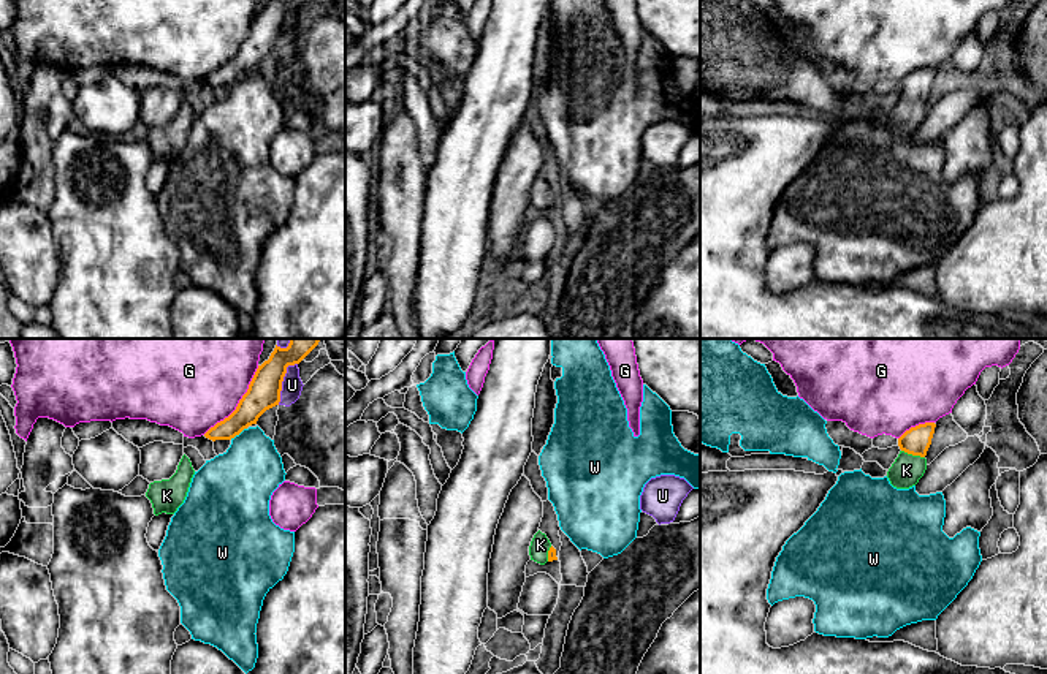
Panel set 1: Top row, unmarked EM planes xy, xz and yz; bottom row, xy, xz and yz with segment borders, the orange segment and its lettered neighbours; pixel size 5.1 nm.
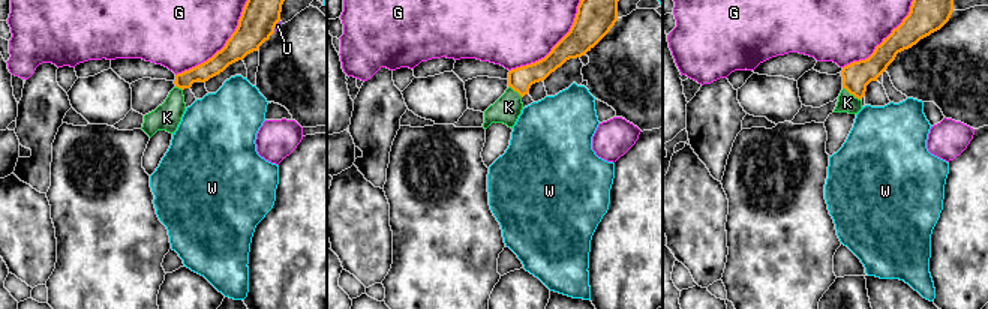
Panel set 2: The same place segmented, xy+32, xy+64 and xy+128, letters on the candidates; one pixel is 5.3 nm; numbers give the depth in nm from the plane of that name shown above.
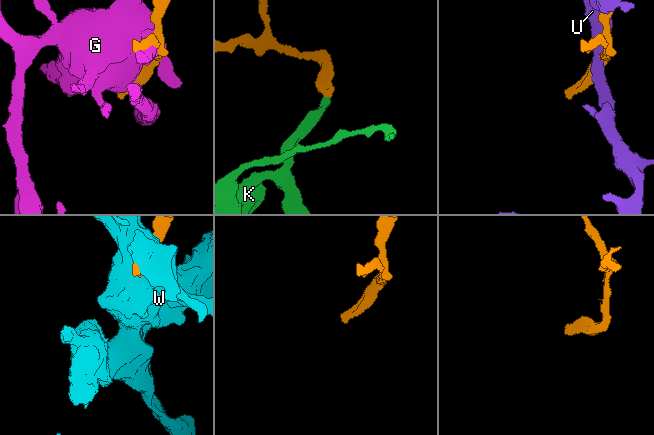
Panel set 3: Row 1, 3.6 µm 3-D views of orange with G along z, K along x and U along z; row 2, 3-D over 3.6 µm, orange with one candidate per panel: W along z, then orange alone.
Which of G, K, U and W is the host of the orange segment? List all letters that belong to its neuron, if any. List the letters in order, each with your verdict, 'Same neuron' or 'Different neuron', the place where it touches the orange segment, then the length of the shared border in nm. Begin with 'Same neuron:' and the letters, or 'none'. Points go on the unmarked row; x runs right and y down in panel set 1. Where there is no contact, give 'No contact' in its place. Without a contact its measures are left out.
Same neuron: K
G: Different neuron. Touches orange at xy (238, 49). Shared border 460 nm
K: Same neuron. Touches orange at yz (913, 100). Shared border 130 nm
U: Different neuron. Touches orange at xy (282, 26). Shared border 240 nm
W: Different neuron. Touches orange at xy (238, 79). Shared border 110 nm

